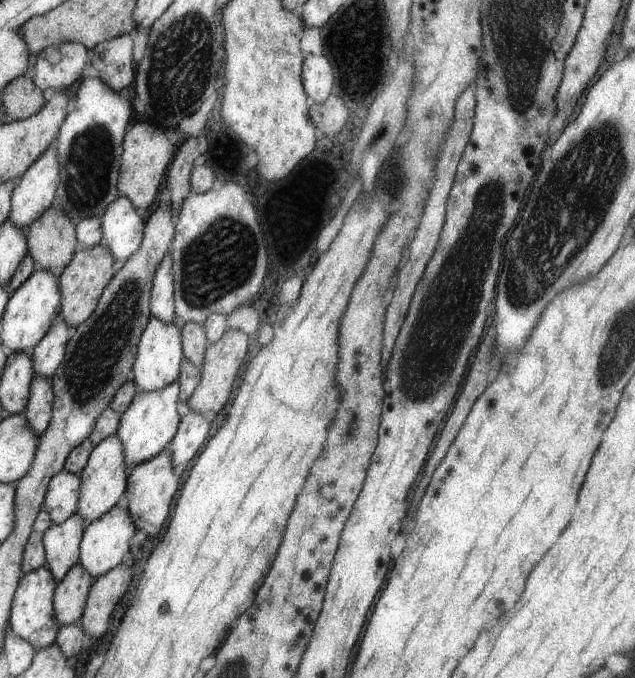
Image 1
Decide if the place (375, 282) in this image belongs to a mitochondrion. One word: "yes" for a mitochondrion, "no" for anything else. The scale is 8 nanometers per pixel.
no

